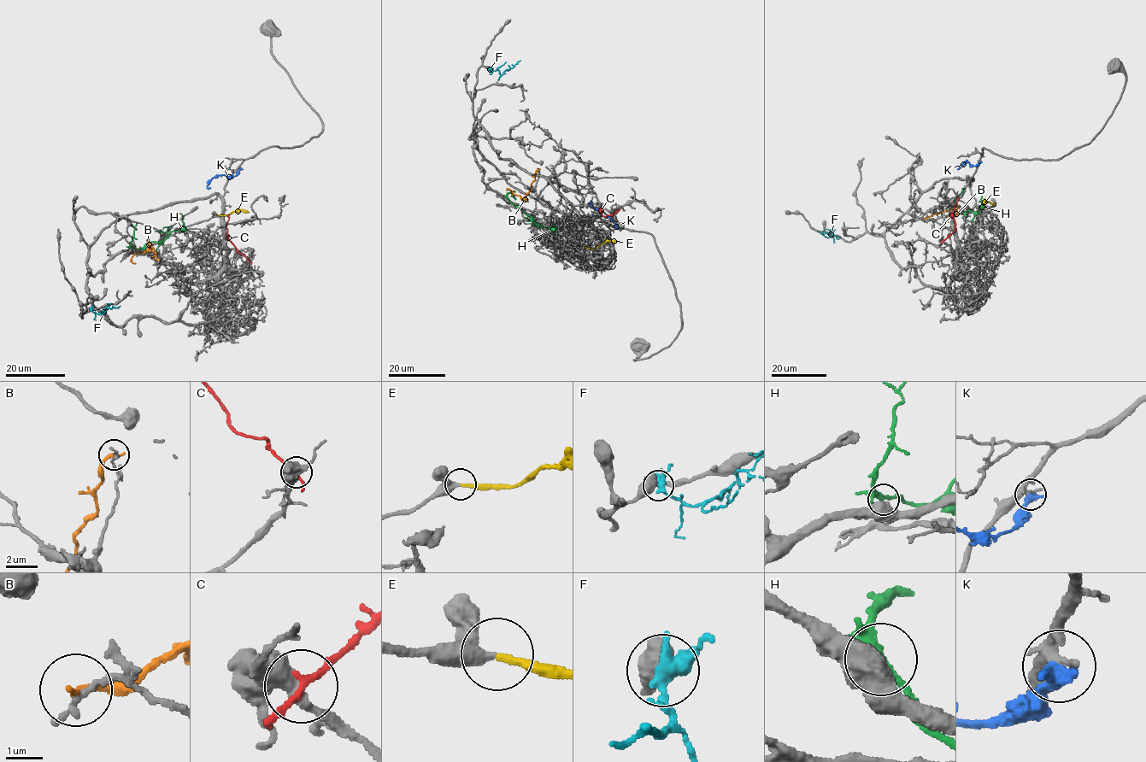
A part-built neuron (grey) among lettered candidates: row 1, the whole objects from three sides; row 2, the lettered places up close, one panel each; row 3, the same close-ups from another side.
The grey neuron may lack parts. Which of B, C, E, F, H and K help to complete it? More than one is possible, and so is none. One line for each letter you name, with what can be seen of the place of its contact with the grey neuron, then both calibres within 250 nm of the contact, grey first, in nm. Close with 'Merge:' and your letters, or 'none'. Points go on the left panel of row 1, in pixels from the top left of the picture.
E: Touches grey at (217, 214). Thickness 320 nm (grey) against 200 nm
Merge: E

